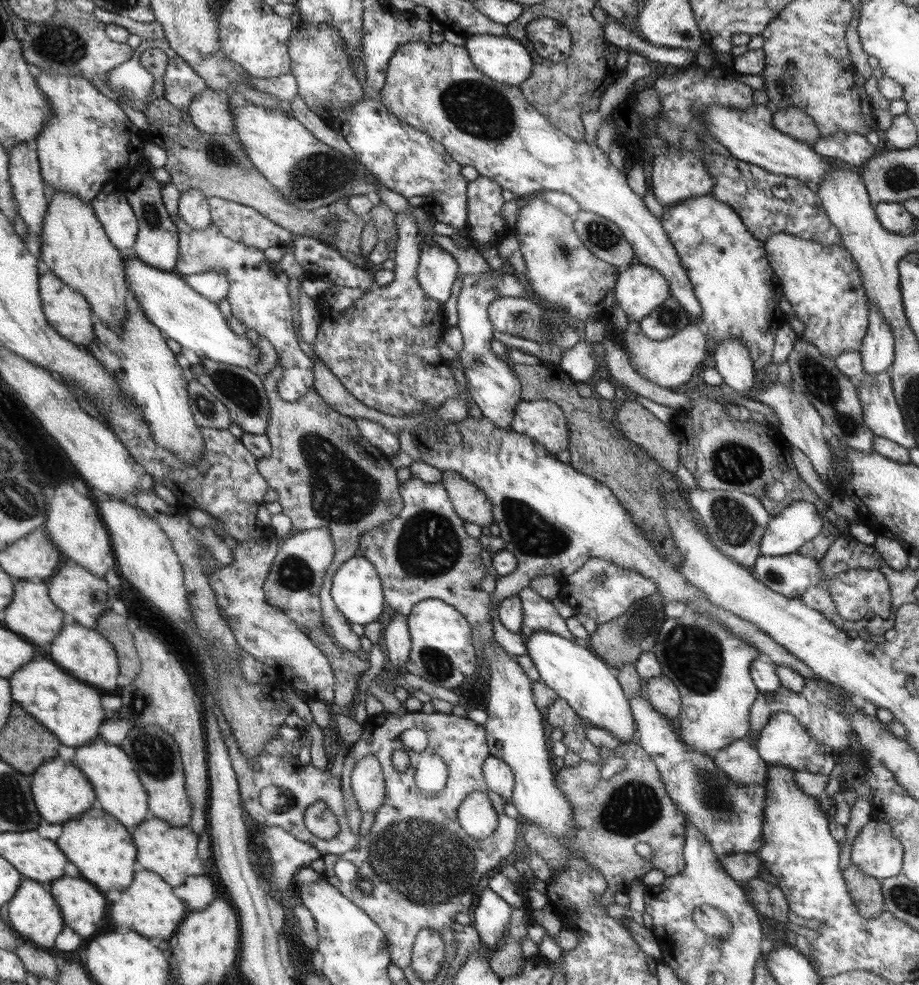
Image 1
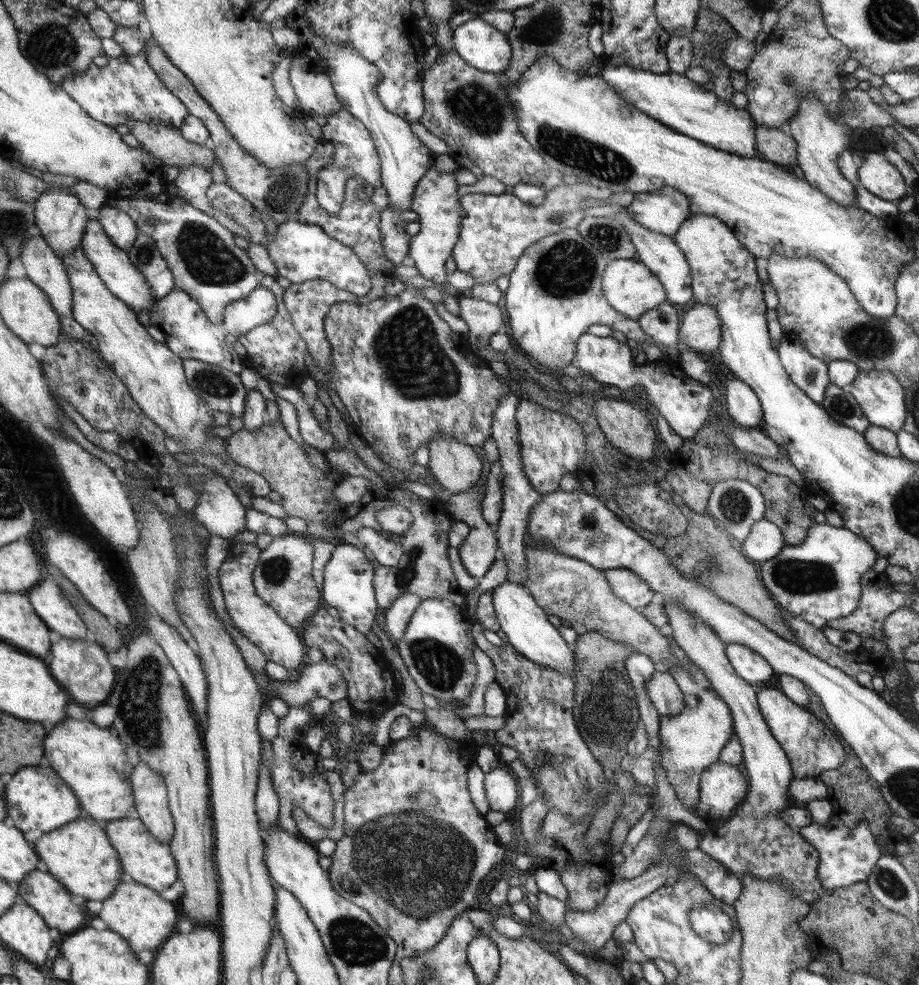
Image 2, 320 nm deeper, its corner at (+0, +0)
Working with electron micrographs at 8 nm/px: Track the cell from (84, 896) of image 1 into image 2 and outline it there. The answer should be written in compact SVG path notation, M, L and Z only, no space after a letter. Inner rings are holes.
M33 870L19 882L20 898L47 921L50 928L73 933L86 924L85 910L72 902L72 895L49 872Z

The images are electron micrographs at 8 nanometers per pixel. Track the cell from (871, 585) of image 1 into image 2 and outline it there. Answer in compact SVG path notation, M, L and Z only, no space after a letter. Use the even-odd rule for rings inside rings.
M827 522L812 526L808 534L809 537L802 544L787 545L780 555L764 562L760 566L760 572L764 572L764 584L767 584L782 608L806 620L808 624L823 629L826 624L851 615L856 610L862 598L862 578L870 569L873 569L879 554L876 554L875 548L864 540L864 537L843 527L830 526Z

